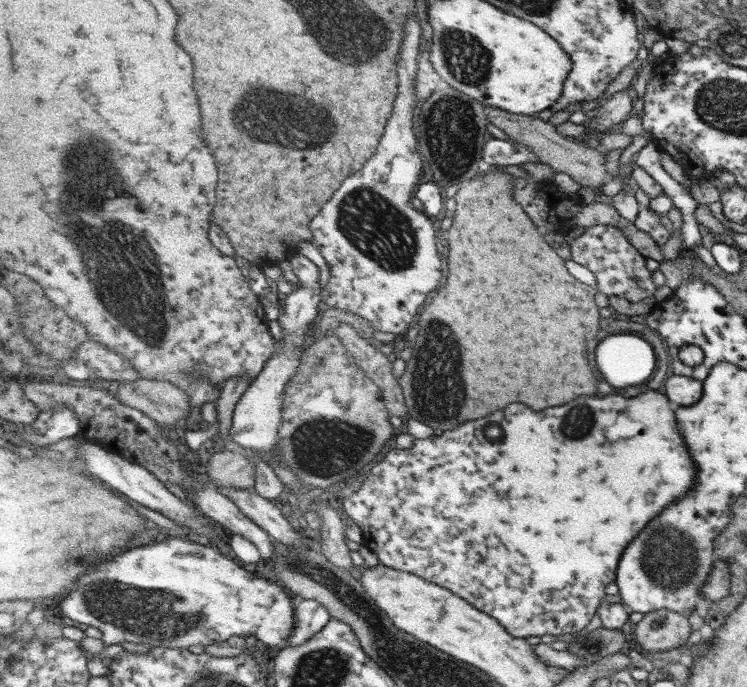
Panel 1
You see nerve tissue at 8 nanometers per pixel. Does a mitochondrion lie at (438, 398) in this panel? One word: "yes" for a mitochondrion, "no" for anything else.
yes

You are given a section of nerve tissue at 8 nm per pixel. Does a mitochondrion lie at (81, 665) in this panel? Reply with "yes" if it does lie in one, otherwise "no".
no

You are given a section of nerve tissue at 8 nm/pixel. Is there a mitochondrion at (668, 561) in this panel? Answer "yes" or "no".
yes

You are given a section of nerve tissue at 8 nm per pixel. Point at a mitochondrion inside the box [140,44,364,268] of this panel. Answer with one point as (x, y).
(283, 119)

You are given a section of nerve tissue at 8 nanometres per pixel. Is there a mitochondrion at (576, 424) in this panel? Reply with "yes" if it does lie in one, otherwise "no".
yes

